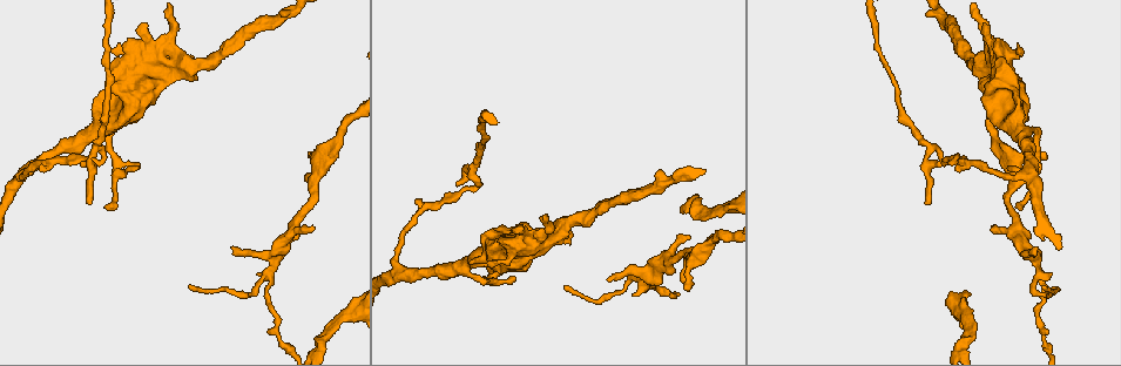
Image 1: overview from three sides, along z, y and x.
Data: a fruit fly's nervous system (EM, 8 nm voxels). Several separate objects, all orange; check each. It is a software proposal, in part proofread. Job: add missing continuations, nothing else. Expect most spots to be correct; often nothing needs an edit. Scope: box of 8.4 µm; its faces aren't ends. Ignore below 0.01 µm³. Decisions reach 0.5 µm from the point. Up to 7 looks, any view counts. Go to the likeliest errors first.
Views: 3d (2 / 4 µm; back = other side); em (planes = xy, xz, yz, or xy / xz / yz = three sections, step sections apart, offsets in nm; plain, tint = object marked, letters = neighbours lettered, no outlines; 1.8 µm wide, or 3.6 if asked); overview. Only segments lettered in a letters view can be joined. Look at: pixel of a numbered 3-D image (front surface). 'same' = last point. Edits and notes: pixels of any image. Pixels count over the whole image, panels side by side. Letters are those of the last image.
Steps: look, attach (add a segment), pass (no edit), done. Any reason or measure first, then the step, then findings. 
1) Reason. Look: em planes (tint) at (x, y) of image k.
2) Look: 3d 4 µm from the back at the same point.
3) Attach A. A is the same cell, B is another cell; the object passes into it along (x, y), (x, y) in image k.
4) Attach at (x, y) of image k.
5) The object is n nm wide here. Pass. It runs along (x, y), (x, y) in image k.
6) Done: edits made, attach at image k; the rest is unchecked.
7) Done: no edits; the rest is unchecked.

Sudden change in width. Look: em yz step 16 (tint) at (644, 286) of image 1.

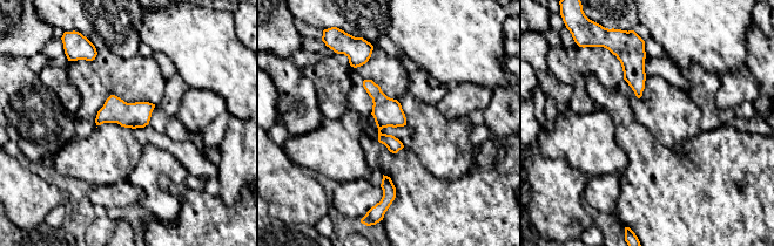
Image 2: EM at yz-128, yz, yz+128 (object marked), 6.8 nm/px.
Another direction. Look: em planes (letters) at the same point.

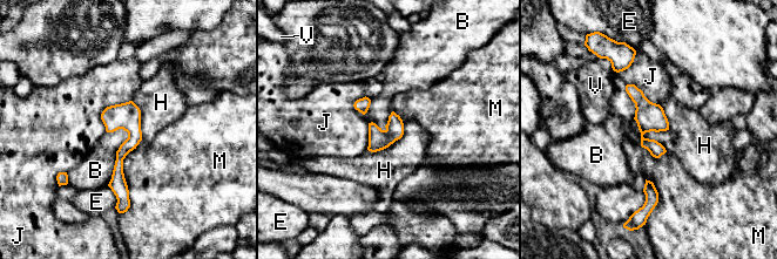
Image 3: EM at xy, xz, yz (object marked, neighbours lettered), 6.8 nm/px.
The object is 150 nm wide here. Pass. B, E, H, J, M and V are other cells; no lettered segment goes on from it.

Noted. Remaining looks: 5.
A fork. Look: em xy step 4 (tint) at (927, 167) of image 1.

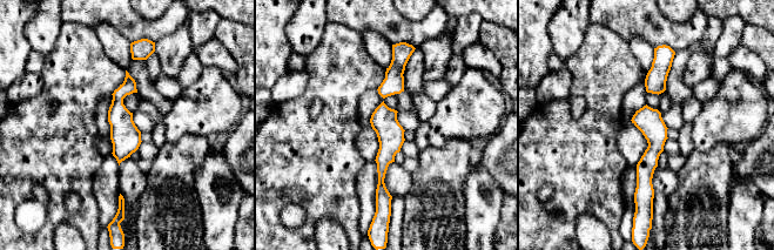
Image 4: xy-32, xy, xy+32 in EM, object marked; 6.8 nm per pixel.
Another direction. Look: em planes (letters) at the same point.

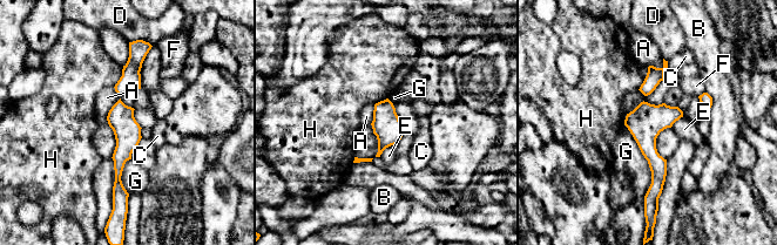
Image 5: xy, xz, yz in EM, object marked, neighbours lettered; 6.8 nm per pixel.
The longest contact is with G, 550 nm. Pass. A, B, C, D, E, F, G and H are other cells; no lettered segment goes on from it.

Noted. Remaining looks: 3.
Tapers out. Look: 3d 4 µm at (992, 227) of image 1.

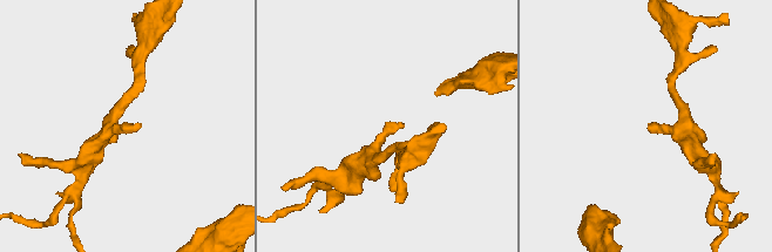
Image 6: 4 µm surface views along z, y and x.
Shape alone is not enough. Look: em xz step 8 (tint) at (651, 126) of image 6.

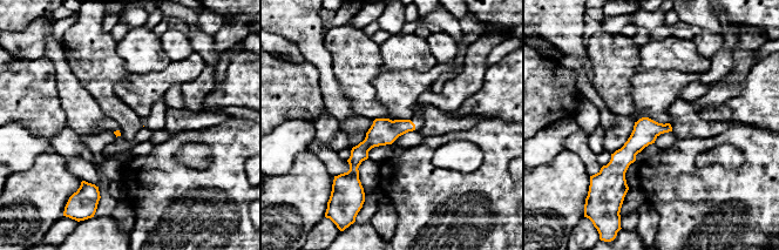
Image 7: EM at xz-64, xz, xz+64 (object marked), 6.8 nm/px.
Look: em yz step 8 (letters) at the same point.

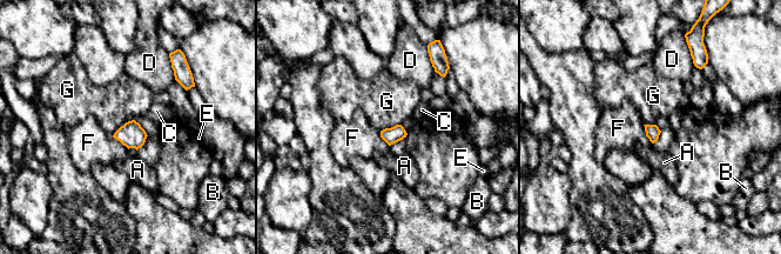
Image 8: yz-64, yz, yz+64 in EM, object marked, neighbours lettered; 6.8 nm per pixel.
Pass. A, B, C, D, E, F and G are other cells; a border runs along (134, 119), (125, 122), (112, 135) in image 8; no lettered segment goes on from it.

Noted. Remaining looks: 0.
Done: no edits; the rest is unchecked.

